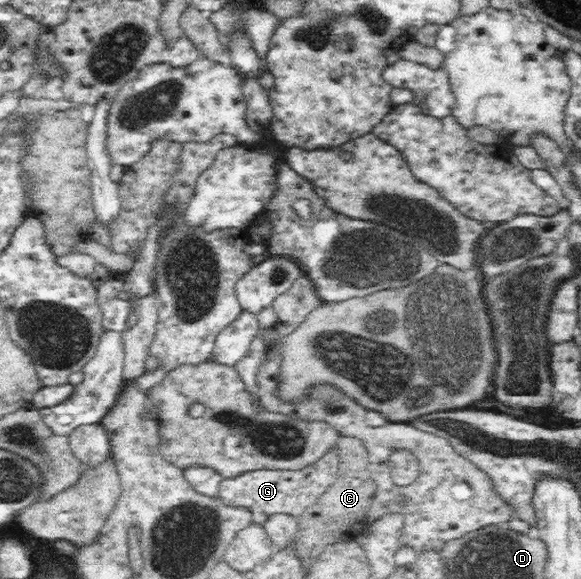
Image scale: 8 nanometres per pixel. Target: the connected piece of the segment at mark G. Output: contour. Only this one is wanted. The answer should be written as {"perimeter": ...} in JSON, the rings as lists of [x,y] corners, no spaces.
{"perimeter":[[[335,450],[323,455],[316,463],[298,471],[260,470],[240,477],[223,479],[218,499],[224,506],[246,508],[252,524],[263,526],[273,515],[284,514],[298,518],[333,485],[338,475],[338,454]]]}

